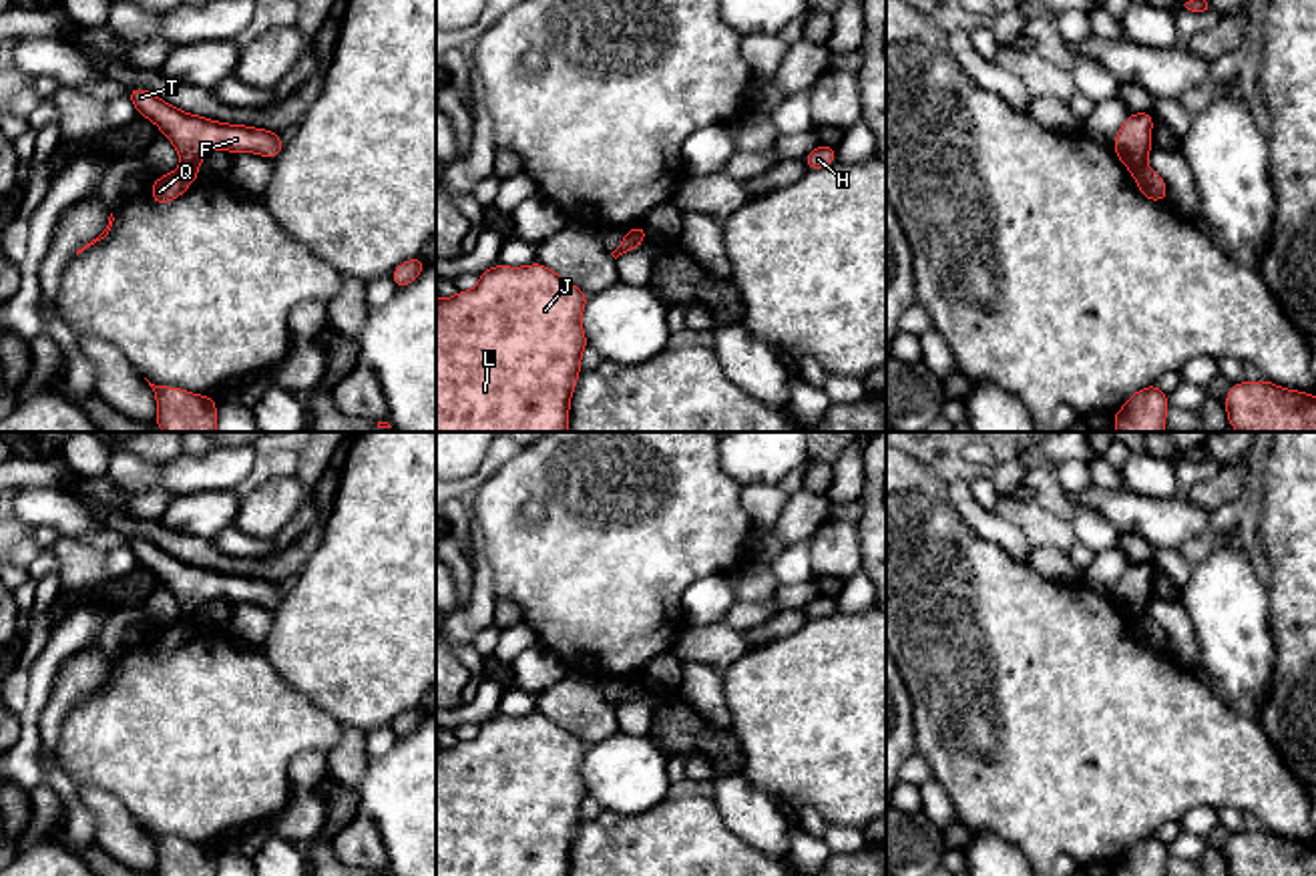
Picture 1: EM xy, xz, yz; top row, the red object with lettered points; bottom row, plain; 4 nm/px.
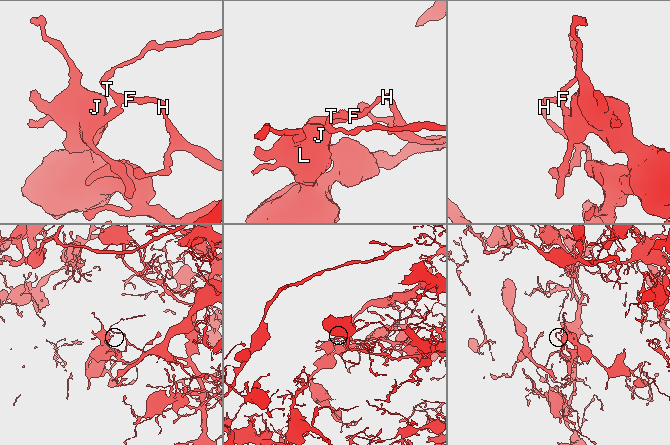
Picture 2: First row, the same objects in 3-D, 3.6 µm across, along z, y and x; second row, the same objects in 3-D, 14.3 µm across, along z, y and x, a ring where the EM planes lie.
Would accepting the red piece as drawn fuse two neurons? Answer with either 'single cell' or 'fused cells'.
fused cells

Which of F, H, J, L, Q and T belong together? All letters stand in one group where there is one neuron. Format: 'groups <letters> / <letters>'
groups F H T / J L Q

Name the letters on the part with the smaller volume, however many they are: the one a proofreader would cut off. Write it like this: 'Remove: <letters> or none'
Remove: F, H, T

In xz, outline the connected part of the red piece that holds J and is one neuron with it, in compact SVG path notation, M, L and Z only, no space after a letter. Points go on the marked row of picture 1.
M542 263L494 265L474 289L436 297L436 432L567 432L571 396L589 346L581 315L589 295Z

